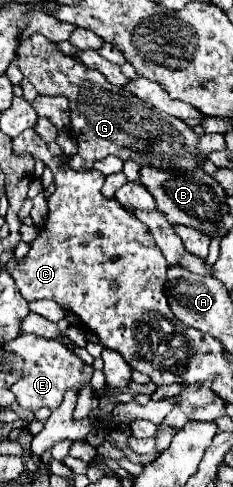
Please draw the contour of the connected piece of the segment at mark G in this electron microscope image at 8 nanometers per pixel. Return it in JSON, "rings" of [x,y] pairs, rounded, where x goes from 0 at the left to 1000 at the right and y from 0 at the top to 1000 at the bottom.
{"rings":[[[137,76],[86,84],[69,133],[129,162],[172,195],[283,199],[300,207],[300,261],[335,290],[335,310],[292,322],[292,339],[326,351],[395,347],[403,331],[489,318],[524,331],[584,331],[592,339],[644,339],[695,351],[815,351],[858,347],[893,318],[850,322],[858,281],[781,244],[755,244],[635,207],[592,203],[532,179],[498,179],[446,166],[429,146],[361,138],[318,117],[249,105],[249,97],[197,76]]]}

